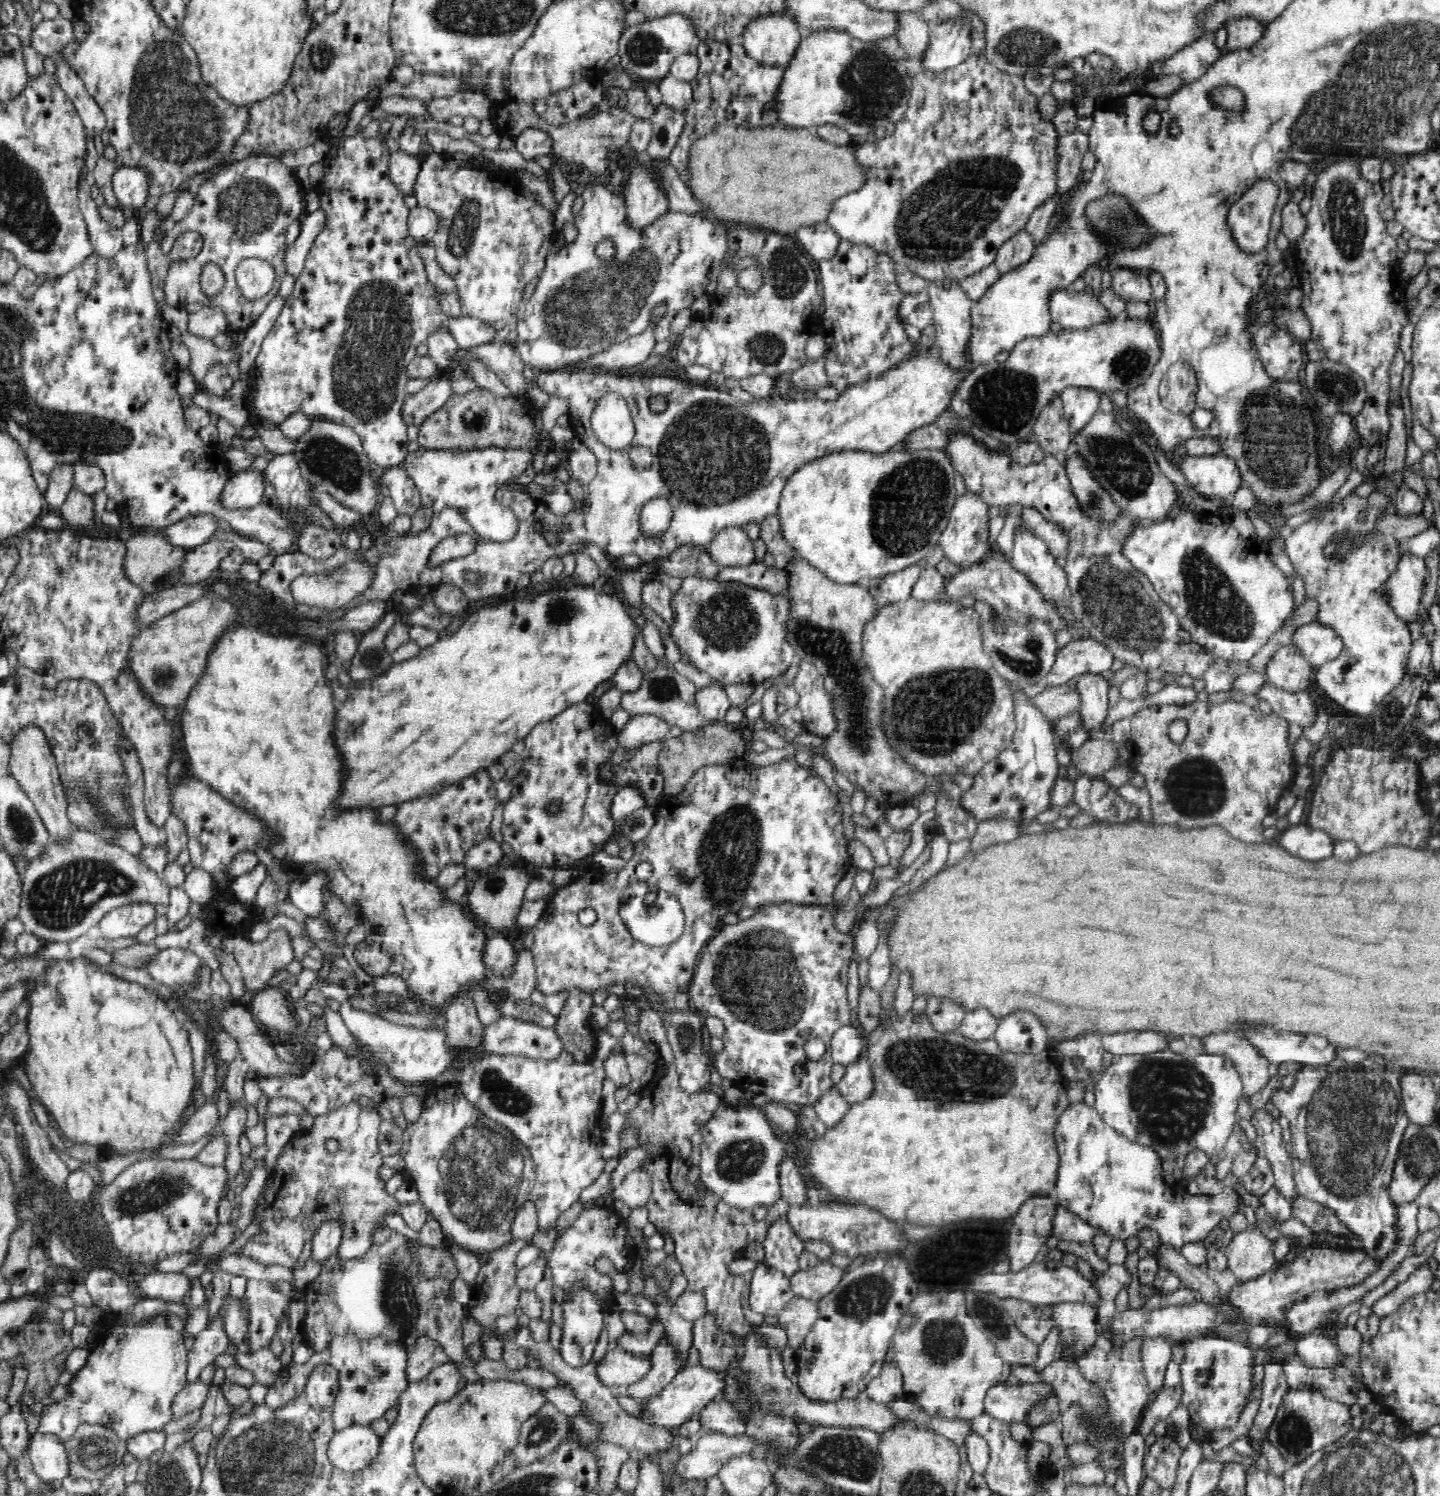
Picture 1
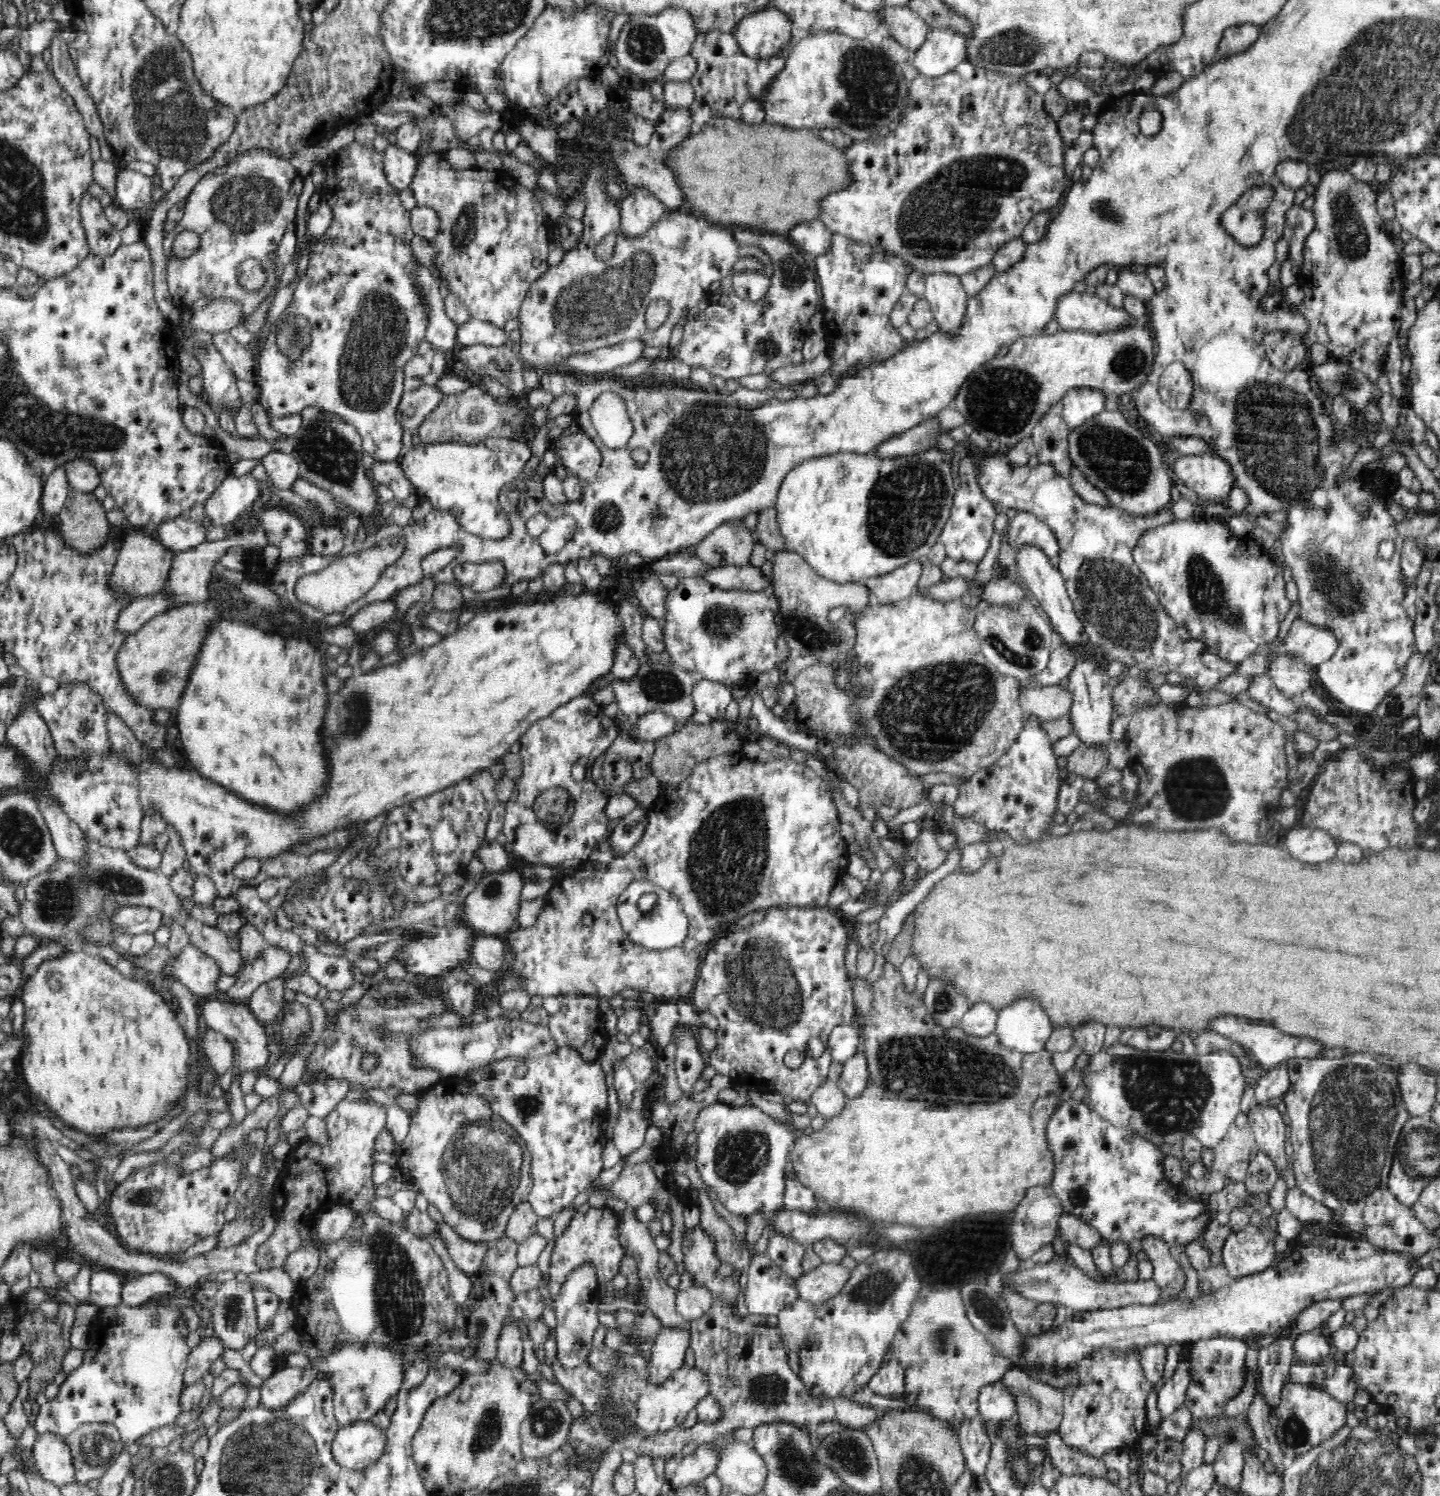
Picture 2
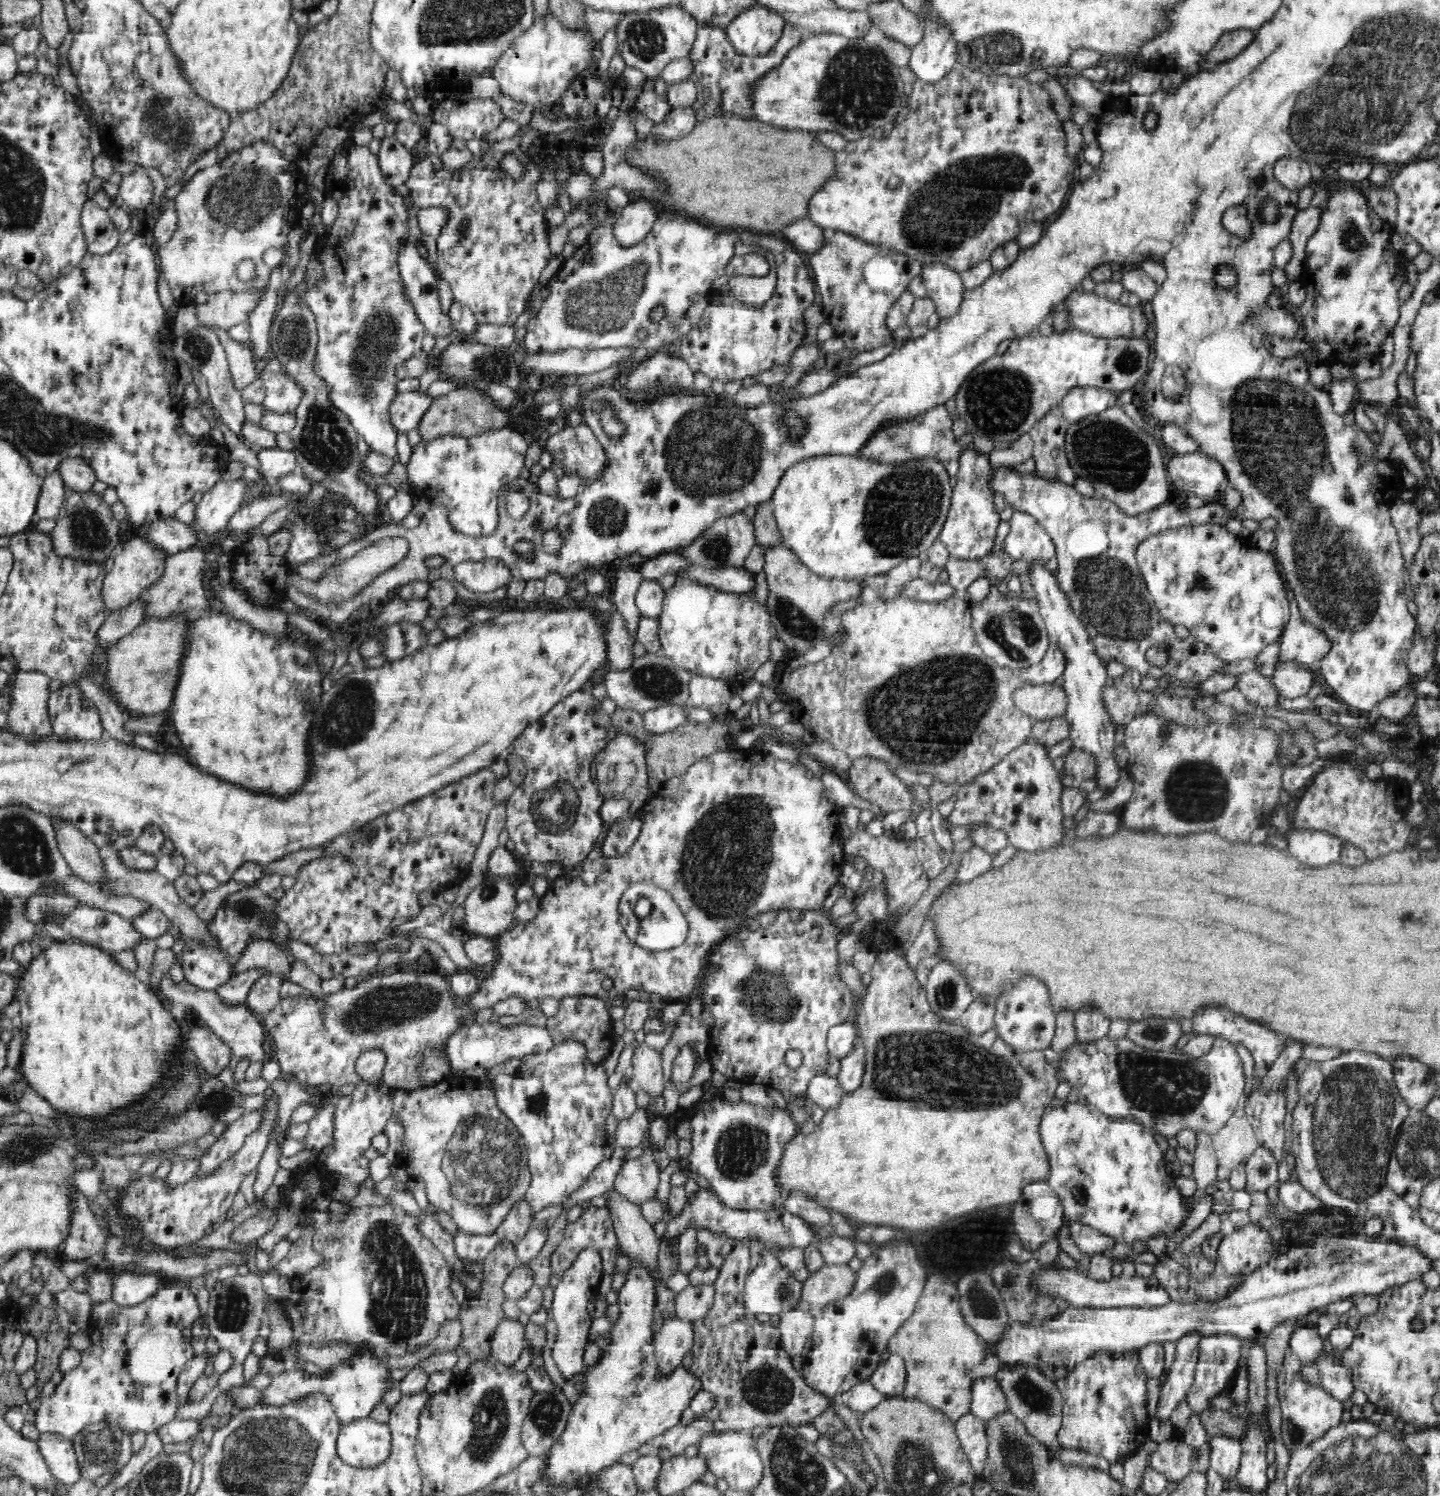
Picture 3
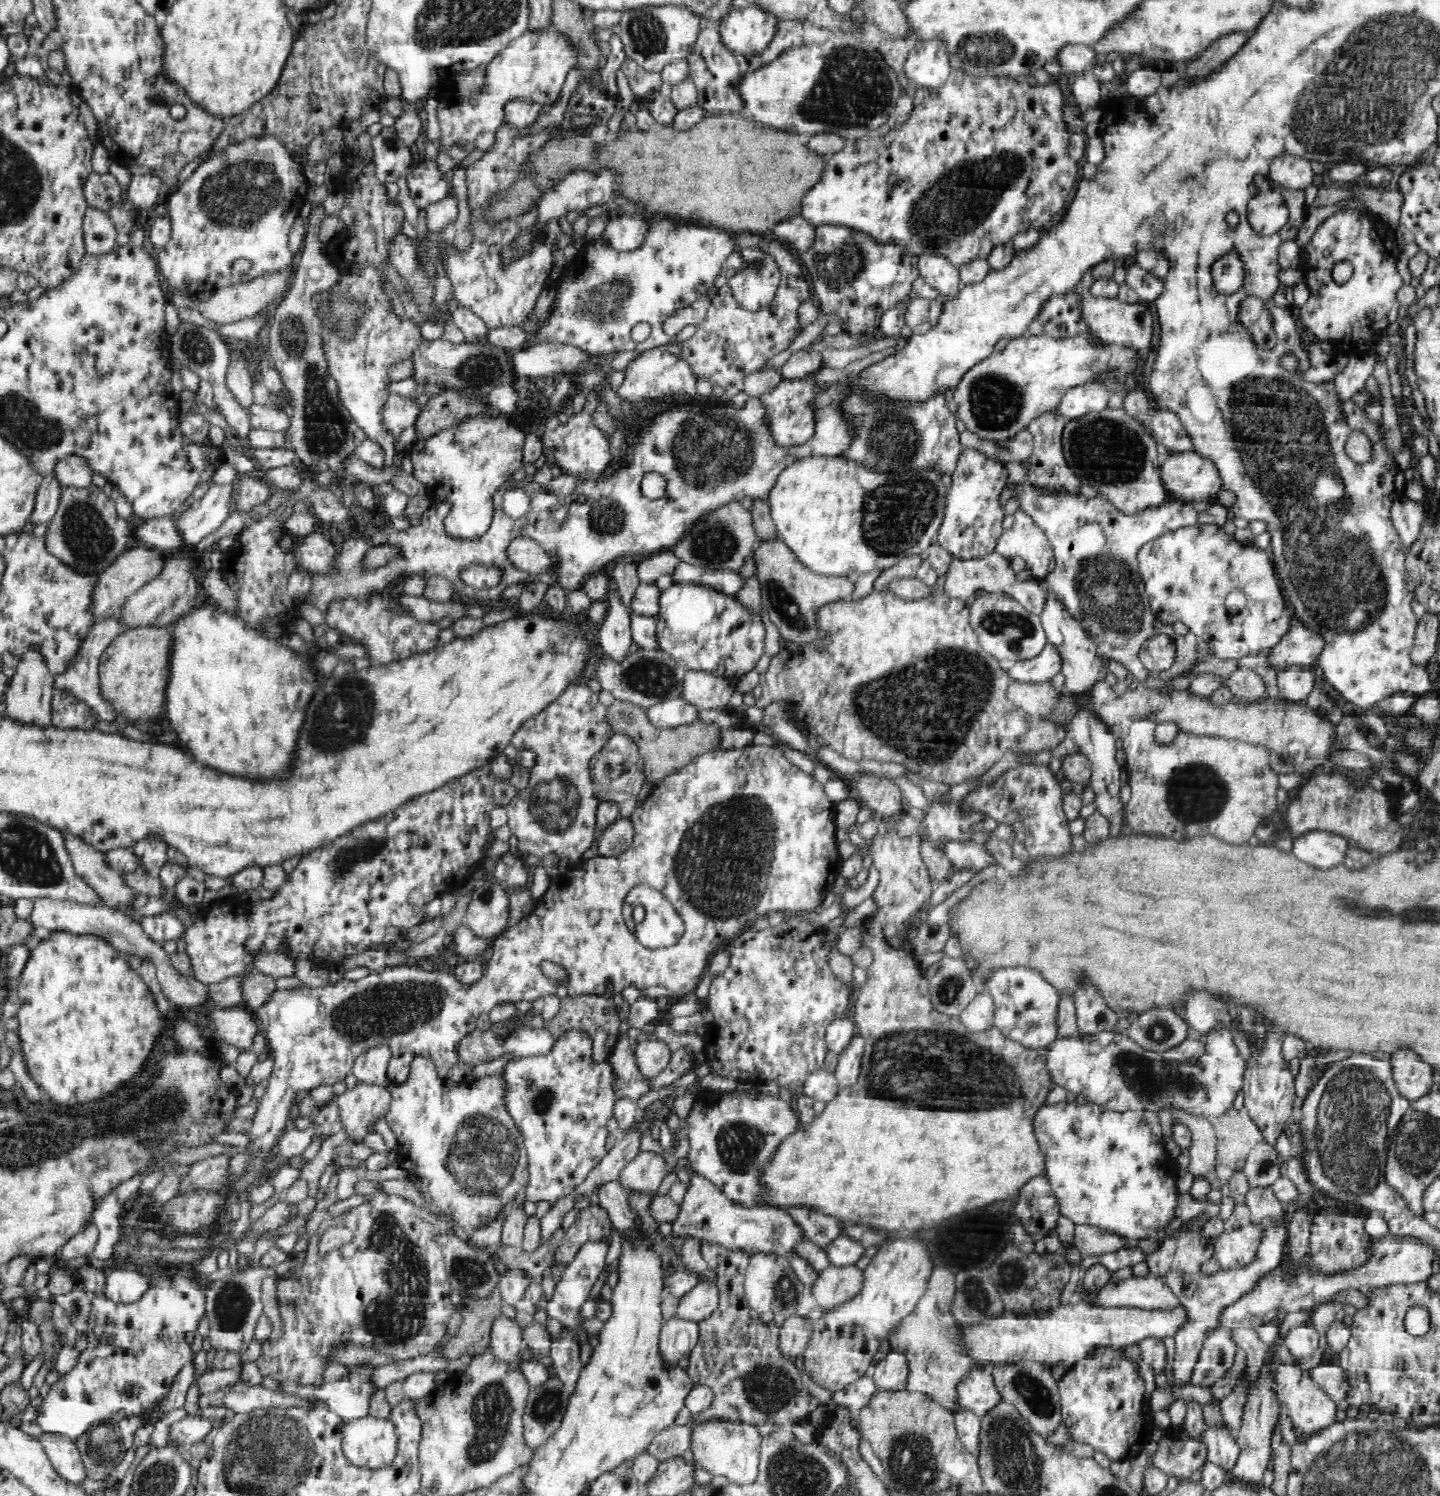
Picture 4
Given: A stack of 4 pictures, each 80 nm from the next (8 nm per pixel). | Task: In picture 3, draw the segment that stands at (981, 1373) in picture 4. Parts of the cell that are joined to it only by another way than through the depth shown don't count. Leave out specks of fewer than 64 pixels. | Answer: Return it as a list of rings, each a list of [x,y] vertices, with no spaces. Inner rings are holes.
[[[978,1377],[969,1388],[969,1412],[987,1421],[1005,1411],[1007,1404],[995,1377]]]

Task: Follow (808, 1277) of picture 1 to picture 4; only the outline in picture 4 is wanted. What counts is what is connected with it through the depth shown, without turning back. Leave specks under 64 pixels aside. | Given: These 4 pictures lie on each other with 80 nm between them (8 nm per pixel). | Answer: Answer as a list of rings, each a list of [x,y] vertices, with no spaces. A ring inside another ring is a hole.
[[[831,1265],[818,1276],[812,1286],[812,1294],[821,1308],[830,1310],[842,1306],[858,1296],[864,1286],[864,1274],[855,1265],[836,1267]]]

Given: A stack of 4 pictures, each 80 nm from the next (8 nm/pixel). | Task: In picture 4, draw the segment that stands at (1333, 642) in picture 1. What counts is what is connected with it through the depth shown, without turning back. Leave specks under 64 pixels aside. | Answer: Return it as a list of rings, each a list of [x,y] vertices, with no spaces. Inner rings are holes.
[[[1290,608],[1290,610],[1292,611],[1292,620],[1290,620],[1290,628],[1289,628],[1289,631],[1284,635],[1284,638],[1282,638],[1282,640],[1278,643],[1278,644],[1275,644],[1273,647],[1272,647],[1272,650],[1270,650],[1270,654],[1268,654],[1268,664],[1270,664],[1270,666],[1272,666],[1272,668],[1274,668],[1274,670],[1276,670],[1277,673],[1279,672],[1282,672],[1282,671],[1285,671],[1285,670],[1288,670],[1290,668],[1299,668],[1299,667],[1302,667],[1302,666],[1308,666],[1308,664],[1312,665],[1314,660],[1316,660],[1316,658],[1318,658],[1318,655],[1322,652],[1322,649],[1323,649],[1323,640],[1321,640],[1321,638],[1319,638],[1319,636],[1317,634],[1315,634],[1315,632],[1312,632],[1309,628],[1306,628],[1305,626],[1303,626],[1302,622],[1300,622],[1300,620],[1298,620],[1298,618],[1296,618],[1296,614],[1293,614],[1293,610],[1292,608]]]

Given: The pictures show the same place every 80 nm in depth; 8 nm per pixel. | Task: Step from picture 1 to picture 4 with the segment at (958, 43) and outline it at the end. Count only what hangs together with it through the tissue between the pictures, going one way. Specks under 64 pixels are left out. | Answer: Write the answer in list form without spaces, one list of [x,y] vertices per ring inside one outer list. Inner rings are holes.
[[[922,40],[911,44],[903,70],[913,89],[940,88],[952,71],[945,44],[941,40]]]

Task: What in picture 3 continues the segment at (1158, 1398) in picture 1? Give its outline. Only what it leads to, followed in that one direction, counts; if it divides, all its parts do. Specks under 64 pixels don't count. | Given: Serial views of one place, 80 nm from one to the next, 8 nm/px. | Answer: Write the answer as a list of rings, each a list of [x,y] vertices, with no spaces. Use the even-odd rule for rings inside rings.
[[[1190,1332],[1184,1334],[1180,1340],[1176,1340],[1174,1362],[1161,1382],[1156,1410],[1158,1420],[1166,1422],[1174,1407],[1187,1398],[1195,1378],[1195,1366],[1198,1362],[1198,1350],[1202,1338],[1201,1332]]]

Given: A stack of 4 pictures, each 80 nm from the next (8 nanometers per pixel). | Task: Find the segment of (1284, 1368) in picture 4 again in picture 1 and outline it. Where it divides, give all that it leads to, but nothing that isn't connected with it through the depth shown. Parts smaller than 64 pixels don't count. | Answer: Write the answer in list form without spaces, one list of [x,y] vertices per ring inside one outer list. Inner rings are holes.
[[[1290,1386],[1283,1396],[1278,1416],[1275,1416],[1274,1422],[1268,1428],[1270,1441],[1278,1447],[1288,1464],[1299,1463],[1314,1451],[1338,1440],[1352,1428],[1350,1407],[1324,1396],[1320,1391]]]

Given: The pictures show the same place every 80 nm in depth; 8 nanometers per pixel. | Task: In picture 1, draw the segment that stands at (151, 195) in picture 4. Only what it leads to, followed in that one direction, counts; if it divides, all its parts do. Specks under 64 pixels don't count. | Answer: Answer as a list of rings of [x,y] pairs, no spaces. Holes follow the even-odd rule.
[[[134,166],[117,167],[112,184],[120,207],[140,208],[152,202],[149,176]]]

